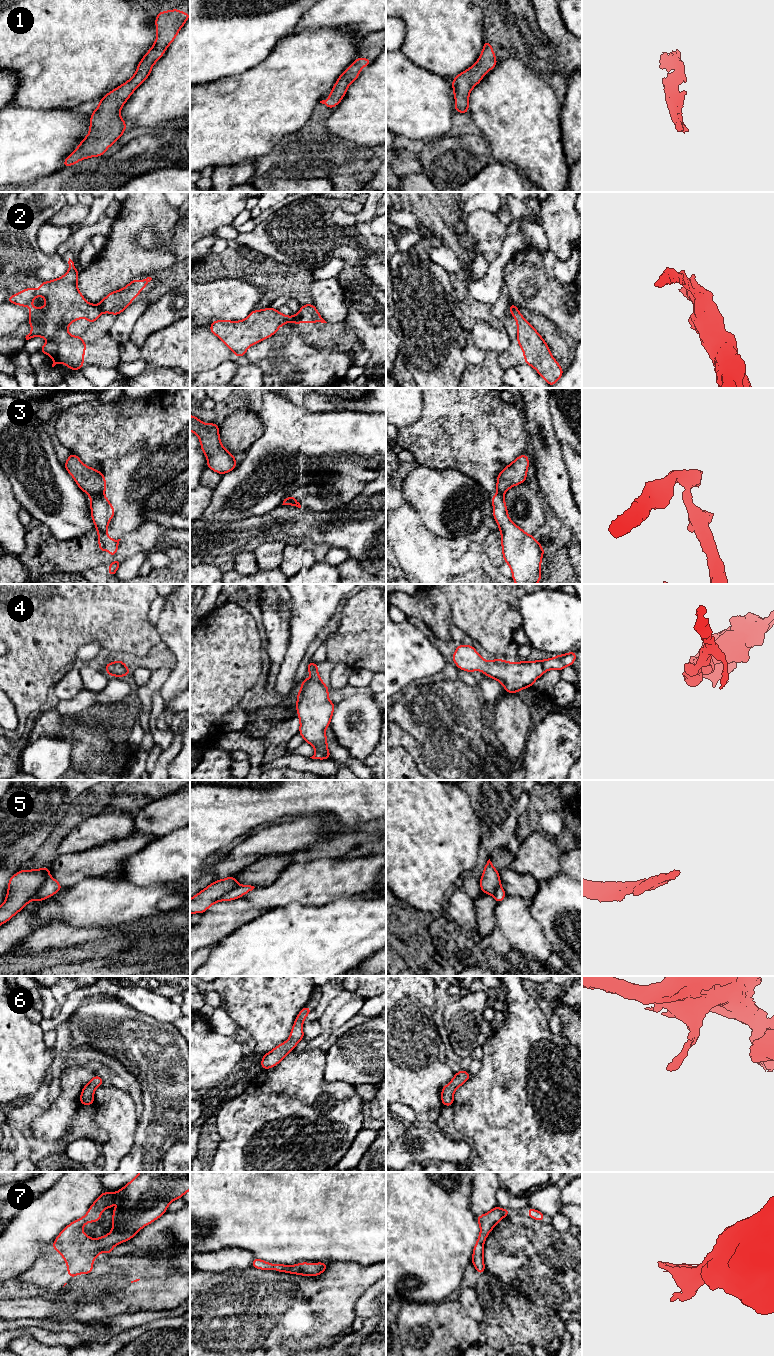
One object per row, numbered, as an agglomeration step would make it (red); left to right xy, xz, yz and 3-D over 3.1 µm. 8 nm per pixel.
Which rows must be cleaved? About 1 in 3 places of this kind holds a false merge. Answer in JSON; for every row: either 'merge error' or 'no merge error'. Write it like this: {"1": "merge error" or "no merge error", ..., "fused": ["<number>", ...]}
{"1": "no merge error", "2": "merge error", "3": "merge error", "4": "no merge error", "5": "merge error", "6": "no merge error", "7": "no merge error", "fused": ["2", "3", "5"]}

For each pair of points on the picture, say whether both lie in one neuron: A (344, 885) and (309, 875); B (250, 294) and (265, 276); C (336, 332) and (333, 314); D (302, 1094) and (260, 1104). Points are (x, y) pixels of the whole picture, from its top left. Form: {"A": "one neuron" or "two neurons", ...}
{"A": "one neuron", "B": "two neurons", "C": "two neurons", "D": "one neuron"}

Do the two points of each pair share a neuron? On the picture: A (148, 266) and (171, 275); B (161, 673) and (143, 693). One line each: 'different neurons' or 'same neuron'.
A: different neurons
B: same neuron

